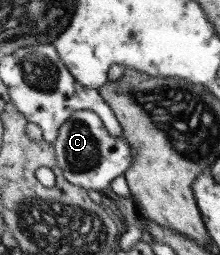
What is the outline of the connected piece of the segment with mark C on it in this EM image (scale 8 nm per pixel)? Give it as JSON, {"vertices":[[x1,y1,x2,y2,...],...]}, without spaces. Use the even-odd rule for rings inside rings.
{"vertices":[[90,109,75,110,58,127,53,143,56,166,62,171,63,177,84,190,101,191,108,188,112,181,122,176,136,152,123,139,123,133,110,136,103,127,103,121]]}

